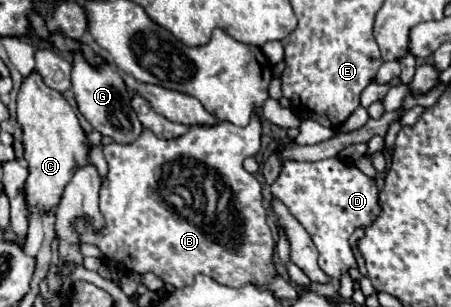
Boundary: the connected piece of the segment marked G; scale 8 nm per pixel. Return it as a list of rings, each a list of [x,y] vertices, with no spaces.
[[[74,53],[74,69],[72,69],[72,91],[78,103],[80,113],[90,121],[90,125],[102,133],[112,137],[120,145],[134,143],[142,133],[142,123],[138,121],[134,109],[130,107],[130,95],[122,81],[122,73],[110,65],[92,67],[78,53]]]

